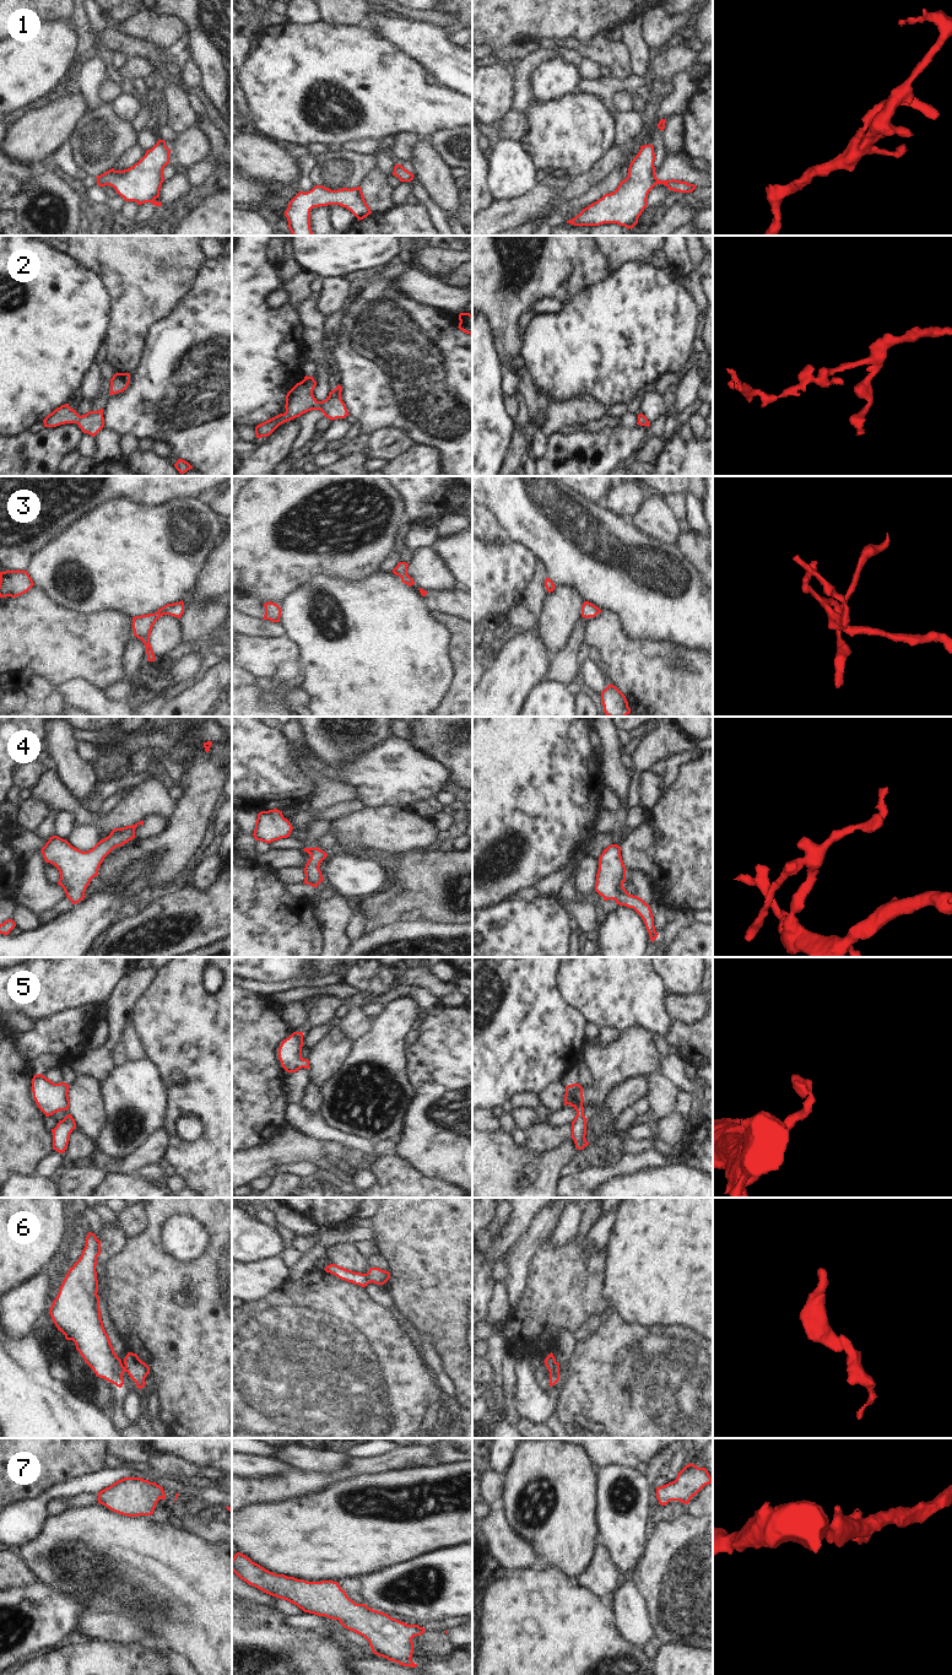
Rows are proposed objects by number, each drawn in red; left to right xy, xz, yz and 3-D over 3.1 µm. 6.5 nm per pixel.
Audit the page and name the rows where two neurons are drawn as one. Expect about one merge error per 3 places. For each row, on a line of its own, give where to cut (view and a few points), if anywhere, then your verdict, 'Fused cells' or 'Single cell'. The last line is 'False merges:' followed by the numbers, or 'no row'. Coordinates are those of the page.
1: No split. Single cell
2: No split. Single cell
3: No split. Single cell
4: No split. Single cell
5: No split. Single cell
6: Split along xz (367, 1273), (371, 1281). Fused cells
7: No split. Single cell
False merges: 6.

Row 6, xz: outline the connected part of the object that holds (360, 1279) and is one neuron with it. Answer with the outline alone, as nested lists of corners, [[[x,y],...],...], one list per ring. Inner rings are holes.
[[[330,1264],[324,1270],[326,1273],[330,1273],[330,1274],[337,1276],[341,1280],[345,1280],[347,1282],[352,1282],[355,1285],[359,1285],[362,1287],[366,1287],[368,1284],[370,1284],[370,1277],[368,1274],[355,1273],[352,1270],[347,1270],[345,1268],[341,1268],[336,1264]]]

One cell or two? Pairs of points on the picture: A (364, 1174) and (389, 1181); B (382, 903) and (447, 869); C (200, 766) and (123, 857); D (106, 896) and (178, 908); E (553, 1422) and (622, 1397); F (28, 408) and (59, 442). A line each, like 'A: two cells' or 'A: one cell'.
A: two cells
B: one cell
C: one cell
D: two cells
E: two cells
F: two cells

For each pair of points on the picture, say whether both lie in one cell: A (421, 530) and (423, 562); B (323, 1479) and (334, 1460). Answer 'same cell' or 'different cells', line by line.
A: different cells
B: different cells

